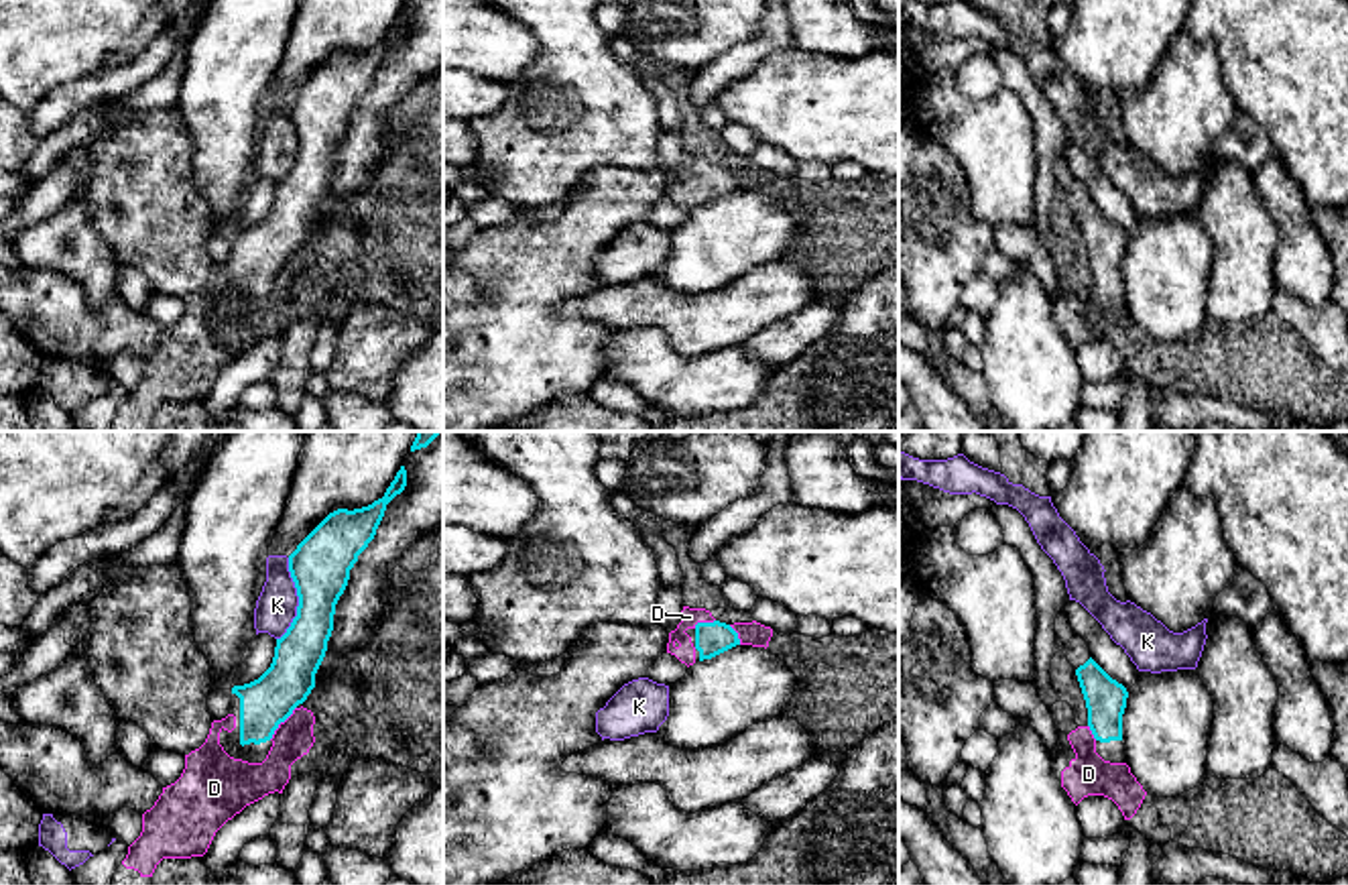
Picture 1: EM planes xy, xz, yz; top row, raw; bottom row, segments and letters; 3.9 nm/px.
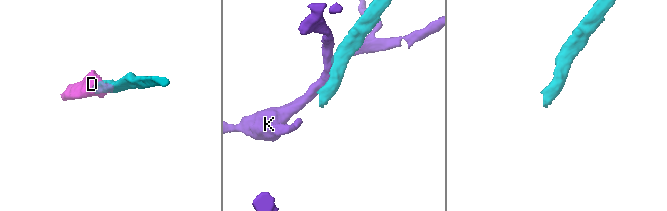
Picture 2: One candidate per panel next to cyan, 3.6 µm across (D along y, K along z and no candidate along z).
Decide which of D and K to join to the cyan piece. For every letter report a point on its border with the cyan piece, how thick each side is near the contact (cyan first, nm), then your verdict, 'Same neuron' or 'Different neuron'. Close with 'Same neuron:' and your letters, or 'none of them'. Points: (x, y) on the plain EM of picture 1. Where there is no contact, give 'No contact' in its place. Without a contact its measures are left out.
D: Touches cyan at xy (281, 265). Thickness 200 nm (cyan) against 150 nm. Same neuron
K: Touches cyan at xy (299, 143). Thickness 240 nm (cyan) against 160 nm. Different neuron
Same neuron: D

